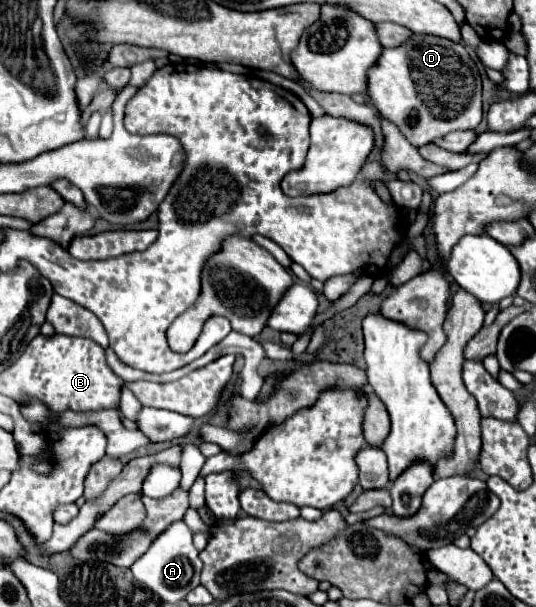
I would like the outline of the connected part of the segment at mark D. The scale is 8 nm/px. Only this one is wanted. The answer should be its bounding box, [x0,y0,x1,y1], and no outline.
[368,34,482,146]

